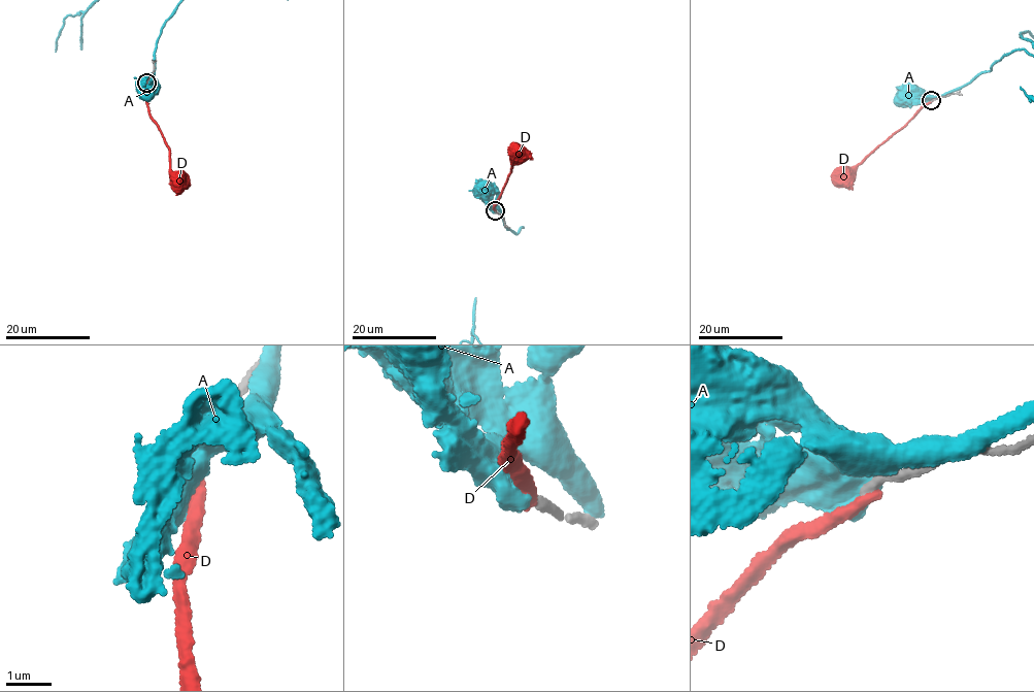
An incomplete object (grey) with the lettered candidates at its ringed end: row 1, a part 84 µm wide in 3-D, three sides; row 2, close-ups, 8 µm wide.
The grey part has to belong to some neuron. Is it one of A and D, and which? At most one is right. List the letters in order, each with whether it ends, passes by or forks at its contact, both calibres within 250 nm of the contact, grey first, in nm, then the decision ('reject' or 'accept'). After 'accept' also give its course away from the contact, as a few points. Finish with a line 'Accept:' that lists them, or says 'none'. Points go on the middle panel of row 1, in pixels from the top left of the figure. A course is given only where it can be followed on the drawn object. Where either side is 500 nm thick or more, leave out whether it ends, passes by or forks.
A: 240 nm thick on the grey side, 500 nm on the other; reject
D: it ends there; 200 nm thick on the grey side, 320 nm on the other; reject
Accept: none

